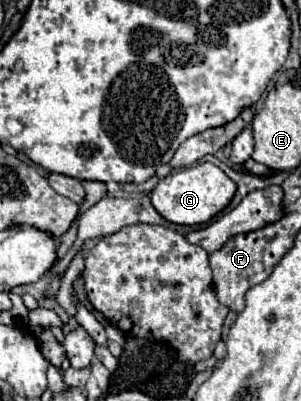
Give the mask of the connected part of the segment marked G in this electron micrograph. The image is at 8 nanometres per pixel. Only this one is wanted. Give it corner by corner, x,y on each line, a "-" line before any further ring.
197,162
191,168
173,172
159,180
159,184
151,192
151,202
155,210
173,224
205,224
213,216
217,216
223,208
229,206
233,200
233,194
237,190
237,184
215,164
211,162

